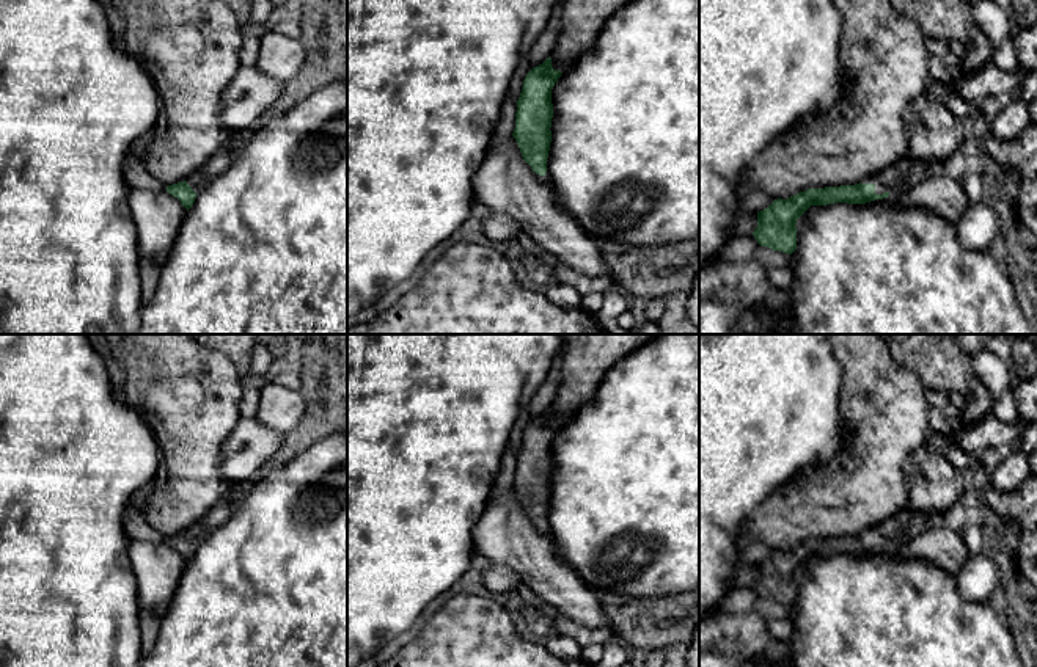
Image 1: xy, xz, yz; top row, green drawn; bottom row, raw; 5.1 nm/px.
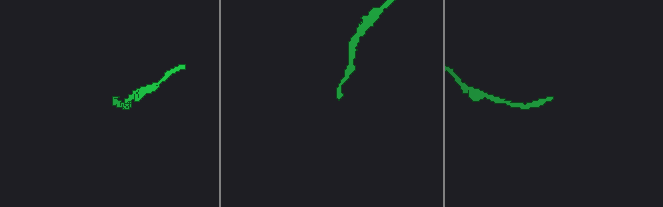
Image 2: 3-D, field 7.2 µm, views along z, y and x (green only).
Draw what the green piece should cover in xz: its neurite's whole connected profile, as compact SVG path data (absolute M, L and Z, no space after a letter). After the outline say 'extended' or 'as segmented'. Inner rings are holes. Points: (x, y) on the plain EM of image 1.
M548 408L526 425L517 452L512 488L520 499L523 512L539 527L547 524L553 469L551 441L561 425L561 422L551 419L551 410Z; as segmented

